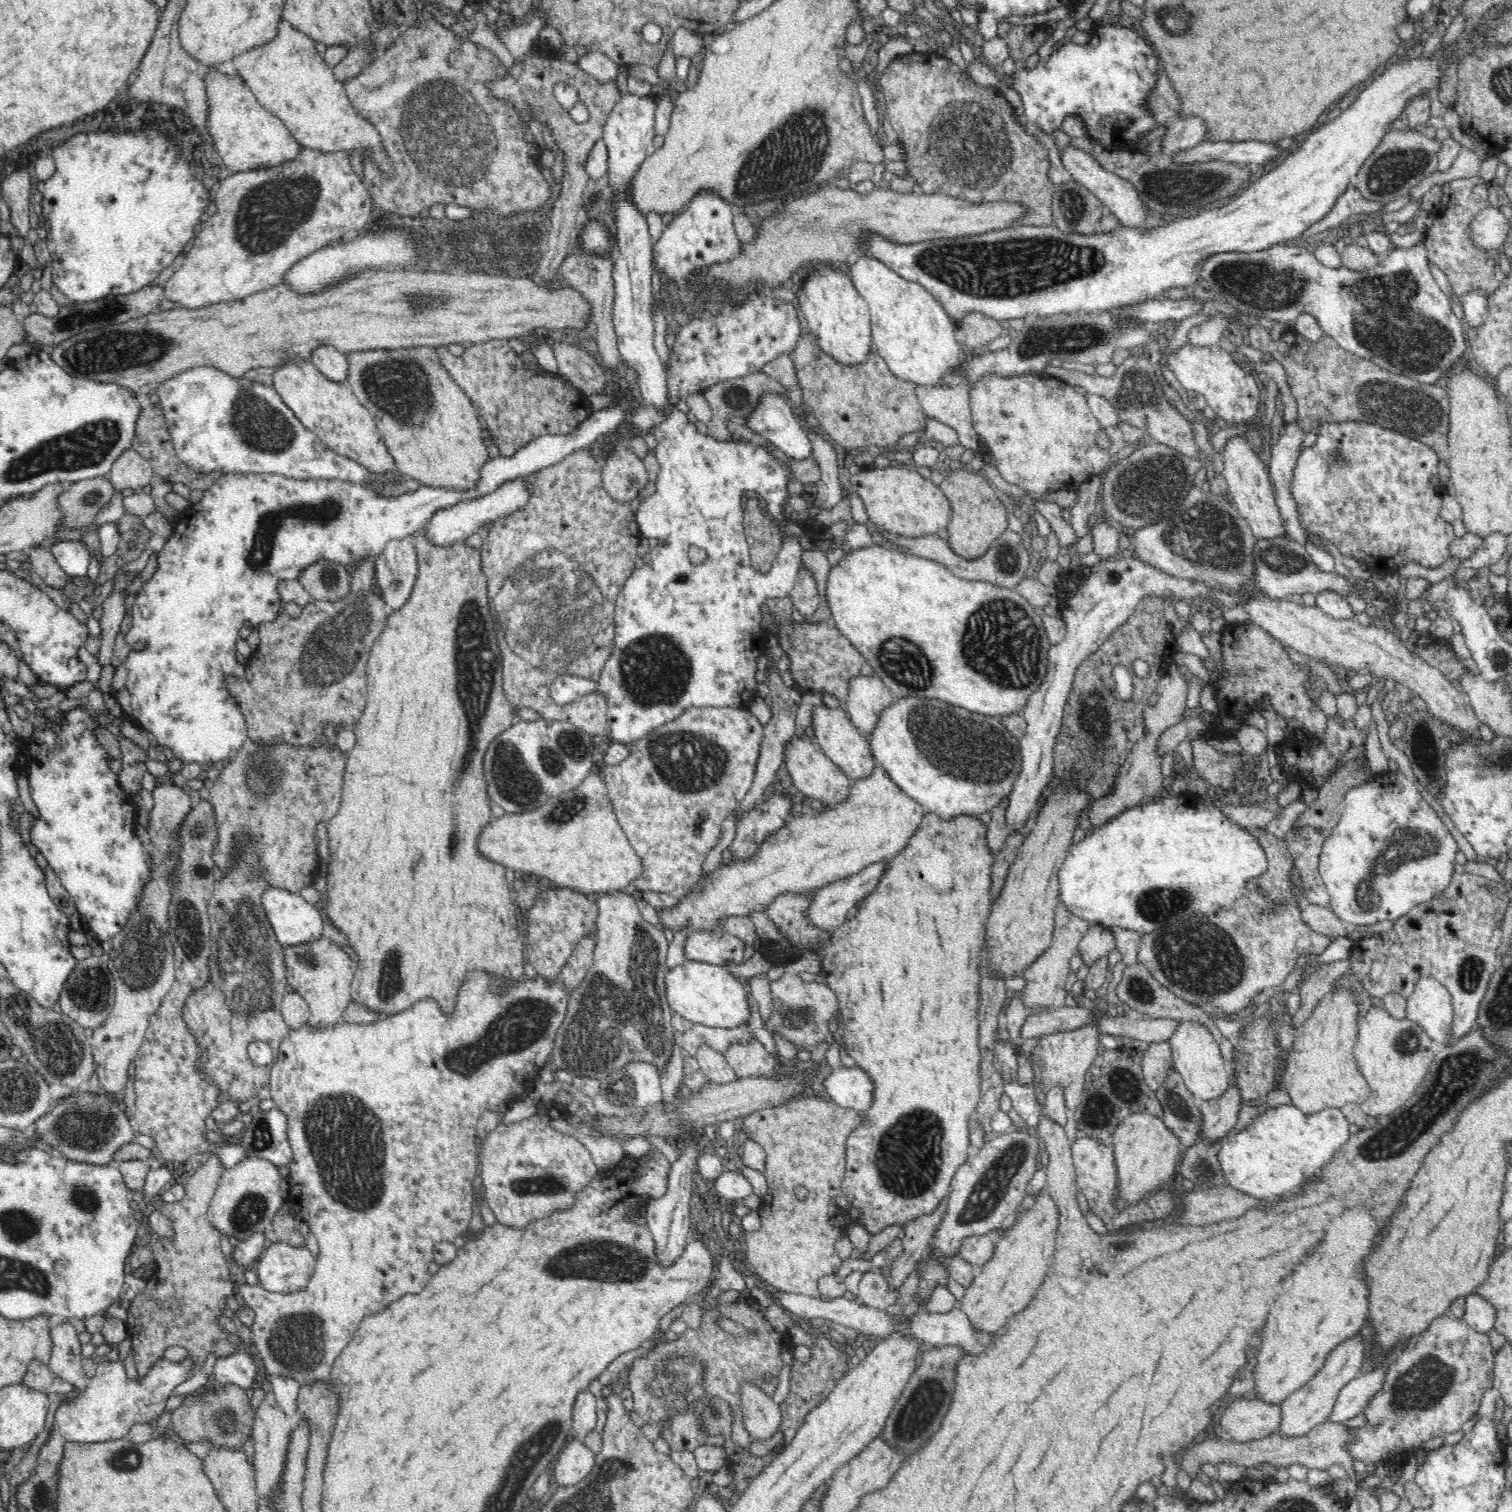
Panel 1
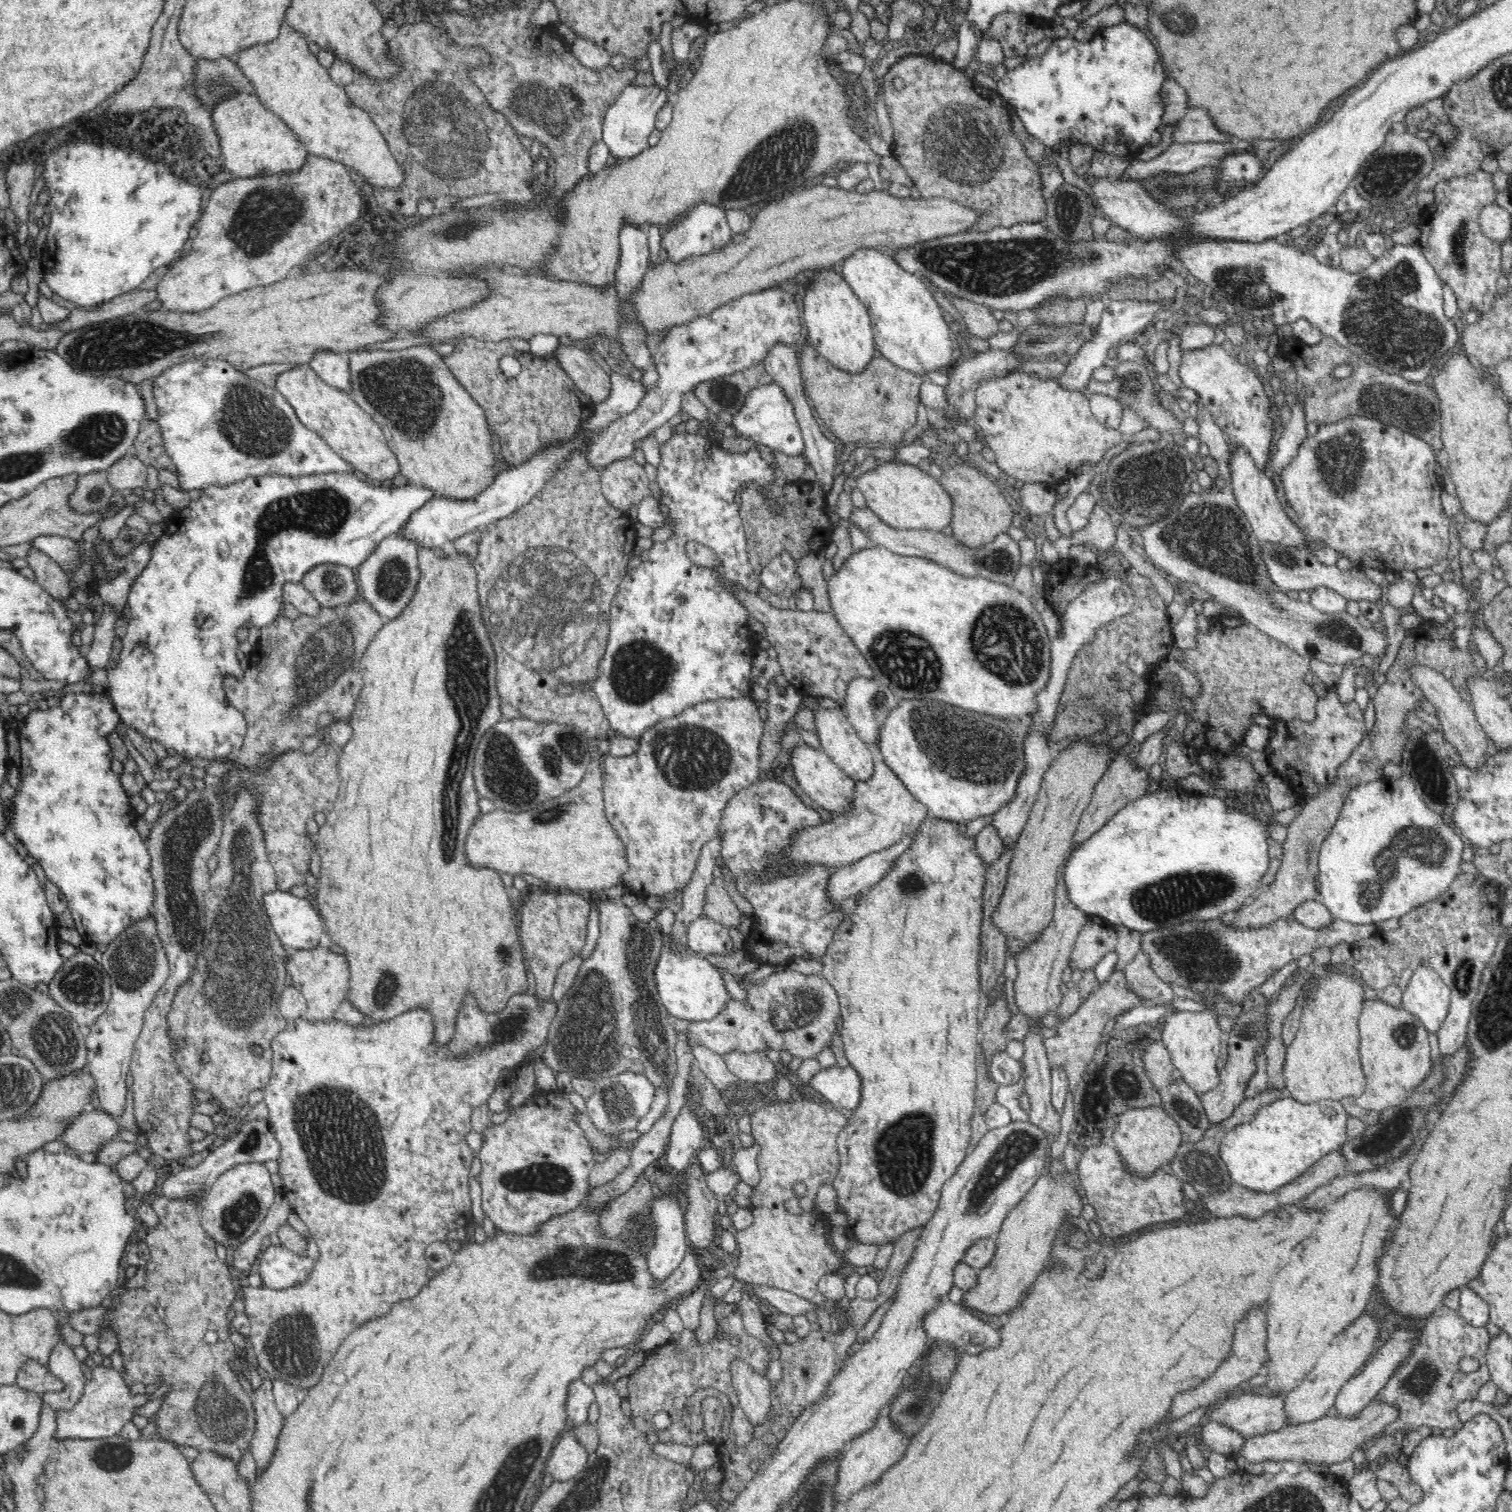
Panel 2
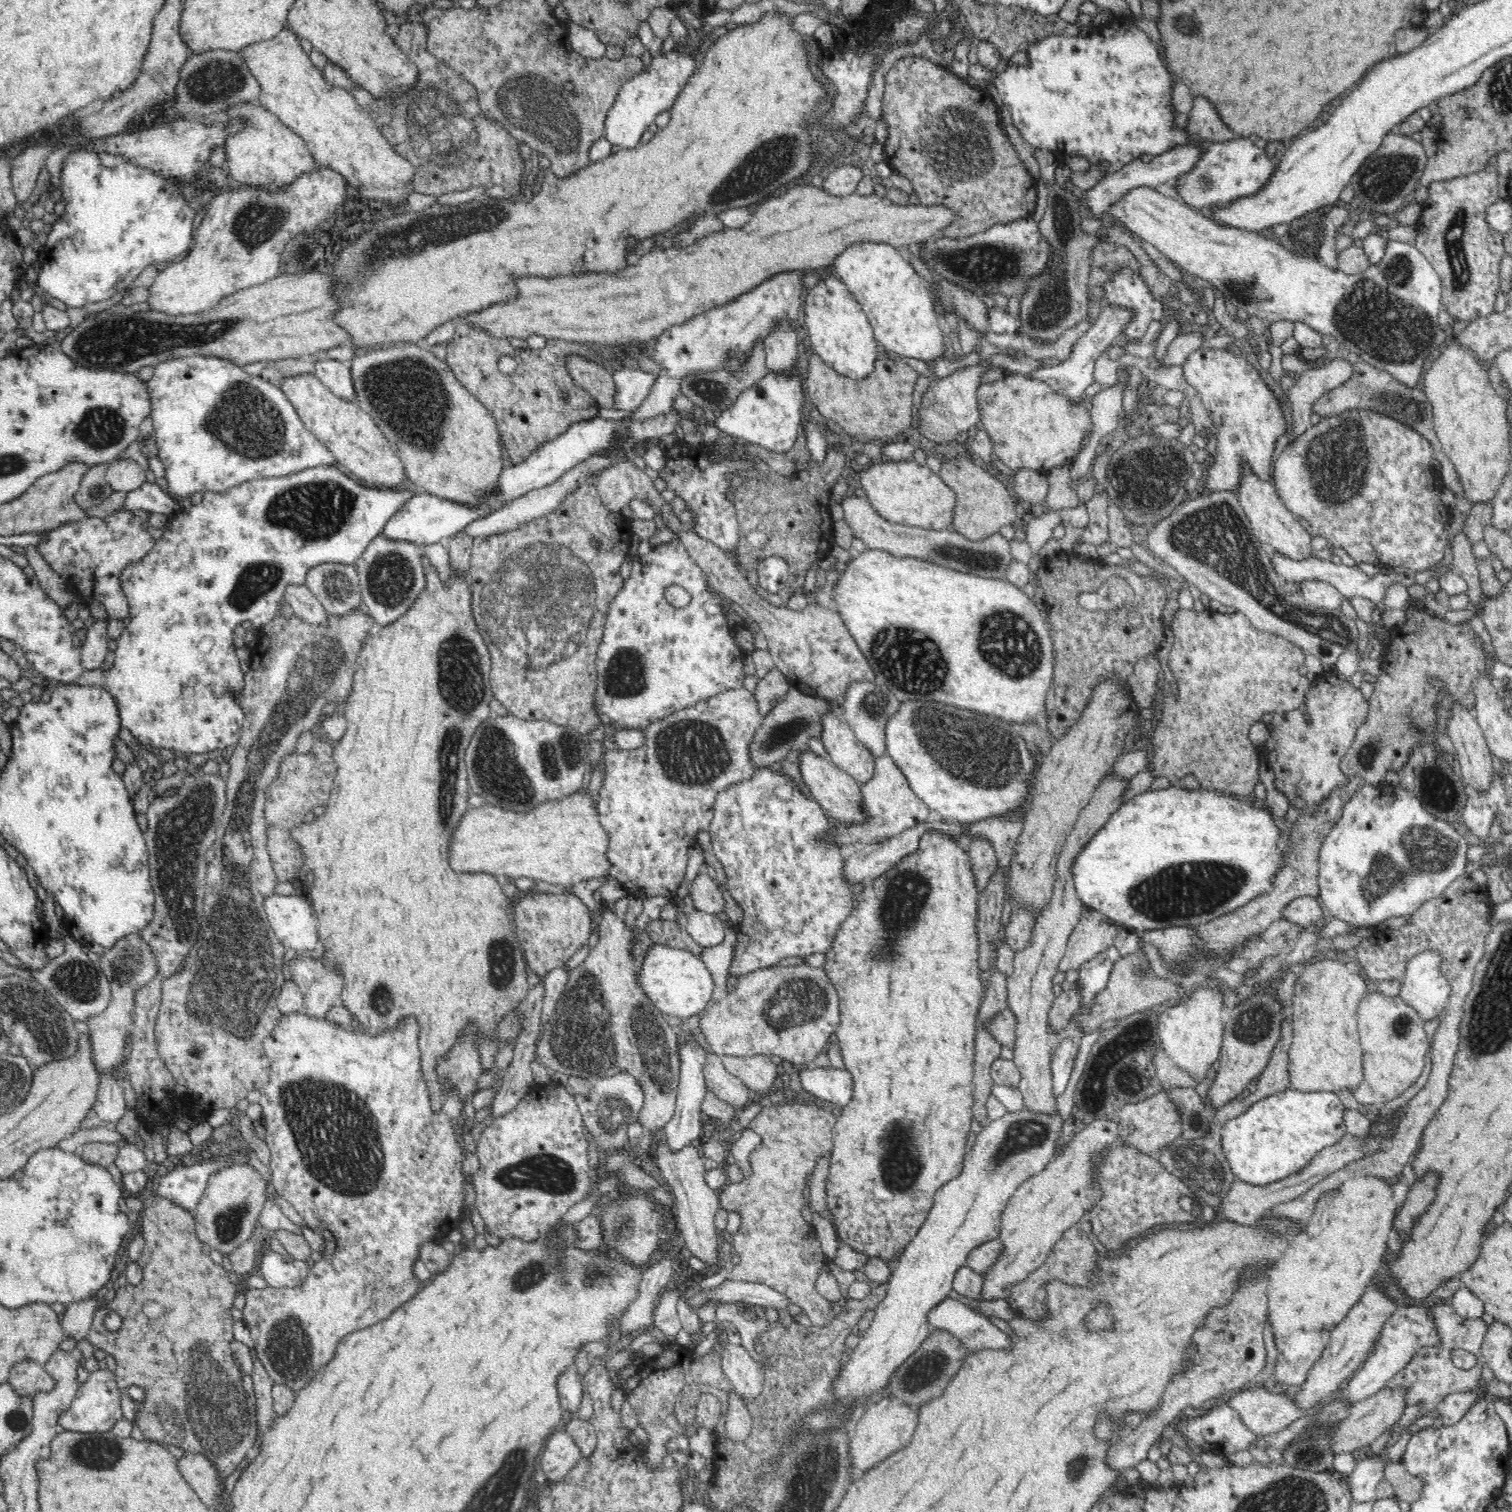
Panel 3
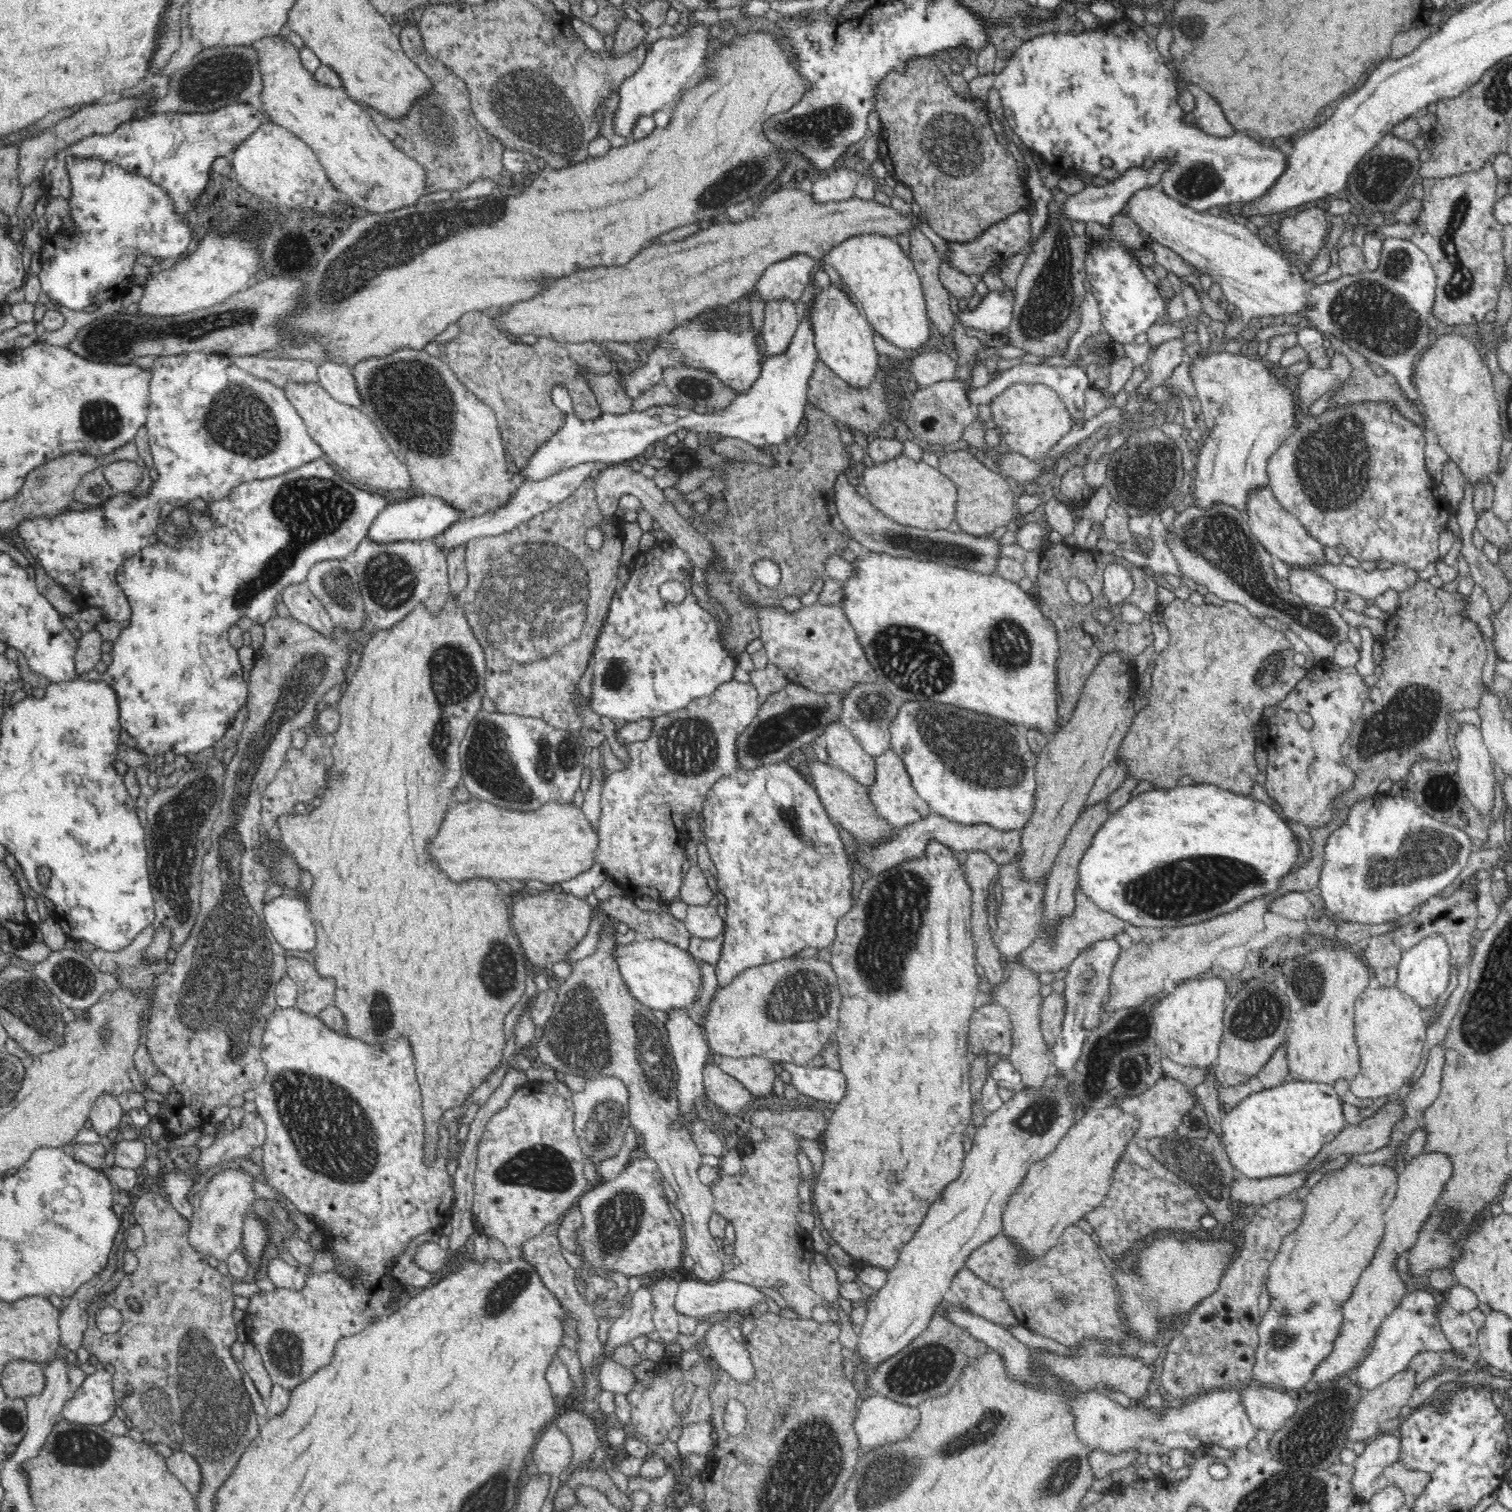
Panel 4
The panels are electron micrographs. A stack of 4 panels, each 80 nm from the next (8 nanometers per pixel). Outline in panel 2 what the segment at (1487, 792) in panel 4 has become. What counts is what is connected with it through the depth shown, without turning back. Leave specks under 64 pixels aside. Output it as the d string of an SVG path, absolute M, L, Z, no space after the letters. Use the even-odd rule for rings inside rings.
M1412 665L1409 668L1409 674L1411 674L1414 684L1417 684L1426 700L1434 706L1435 715L1442 724L1444 736L1448 738L1452 748L1456 746L1456 751L1459 754L1458 760L1472 771L1479 769L1488 756L1488 753L1486 753L1487 734L1476 718L1472 703L1462 699L1460 693L1456 691L1454 685L1444 675L1428 666Z

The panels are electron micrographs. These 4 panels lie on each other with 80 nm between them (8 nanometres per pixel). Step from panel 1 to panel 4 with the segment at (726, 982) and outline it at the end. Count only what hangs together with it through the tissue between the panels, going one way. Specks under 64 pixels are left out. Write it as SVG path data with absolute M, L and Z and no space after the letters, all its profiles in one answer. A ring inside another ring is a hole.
M636 937L632 943L616 944L612 948L612 957L616 959L617 972L622 973L630 993L654 1012L666 1012L672 1008L686 1010L688 1006L694 1005L703 988L700 965L694 961L694 957L688 951L663 940Z

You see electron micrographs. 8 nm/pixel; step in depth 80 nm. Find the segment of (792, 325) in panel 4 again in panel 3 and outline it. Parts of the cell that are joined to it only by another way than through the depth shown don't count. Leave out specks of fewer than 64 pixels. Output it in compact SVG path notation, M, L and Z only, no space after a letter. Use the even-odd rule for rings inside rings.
M787 320L772 326L770 334L764 338L765 363L768 371L778 375L792 375L795 372L798 356L796 326Z

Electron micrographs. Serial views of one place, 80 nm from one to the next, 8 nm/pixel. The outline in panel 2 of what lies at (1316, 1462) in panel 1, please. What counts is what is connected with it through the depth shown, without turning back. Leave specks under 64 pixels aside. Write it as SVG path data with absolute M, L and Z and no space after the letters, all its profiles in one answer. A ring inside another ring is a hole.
M1372 1400L1350 1420L1331 1414L1318 1421L1306 1422L1306 1424L1286 1424L1280 1430L1248 1438L1240 1447L1238 1454L1250 1463L1263 1463L1264 1460L1274 1460L1278 1463L1290 1460L1294 1463L1312 1463L1312 1465L1342 1463L1343 1460L1351 1459L1352 1453L1360 1449L1368 1439L1378 1438L1379 1431L1394 1422L1396 1418L1398 1418L1396 1407Z

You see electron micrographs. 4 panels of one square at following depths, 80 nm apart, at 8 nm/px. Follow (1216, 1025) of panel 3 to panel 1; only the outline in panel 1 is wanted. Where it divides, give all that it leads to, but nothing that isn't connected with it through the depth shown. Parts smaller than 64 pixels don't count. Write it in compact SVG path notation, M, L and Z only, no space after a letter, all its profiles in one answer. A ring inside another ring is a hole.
M1178 1020L1176 1023L1178 1028L1167 1042L1170 1044L1174 1068L1181 1074L1186 1088L1198 1101L1222 1096L1230 1086L1230 1074L1218 1043L1203 1024L1193 1020Z

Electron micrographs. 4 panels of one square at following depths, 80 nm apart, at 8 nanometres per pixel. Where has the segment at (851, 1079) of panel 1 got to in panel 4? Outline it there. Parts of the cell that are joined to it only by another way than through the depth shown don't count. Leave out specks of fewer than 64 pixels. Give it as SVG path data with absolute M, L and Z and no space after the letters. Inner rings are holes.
M786 1063L781 1069L791 1074L791 1081L799 1091L801 1102L823 1105L836 1104L846 1094L846 1075L829 1067L815 1067L810 1063L802 1065Z

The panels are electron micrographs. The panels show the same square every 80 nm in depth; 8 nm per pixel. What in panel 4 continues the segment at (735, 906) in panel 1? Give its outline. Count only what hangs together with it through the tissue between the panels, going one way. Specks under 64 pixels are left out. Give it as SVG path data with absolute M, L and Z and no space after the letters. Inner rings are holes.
M891 748L875 757L875 771L875 781L869 786L869 799L871 806L891 828L902 829L929 815L927 802L918 796L902 759Z

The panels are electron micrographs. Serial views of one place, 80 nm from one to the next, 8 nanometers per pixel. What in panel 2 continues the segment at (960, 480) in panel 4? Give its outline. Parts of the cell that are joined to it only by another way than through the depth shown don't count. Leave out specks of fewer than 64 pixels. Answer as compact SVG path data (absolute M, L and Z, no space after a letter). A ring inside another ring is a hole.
M956 460L947 470L942 471L938 481L951 496L953 516L949 525L952 527L953 537L960 544L980 548L992 542L998 534L1006 533L1008 526L1018 521L1014 515L1014 505L1009 504L1005 494L1002 495L1000 489L972 464Z

